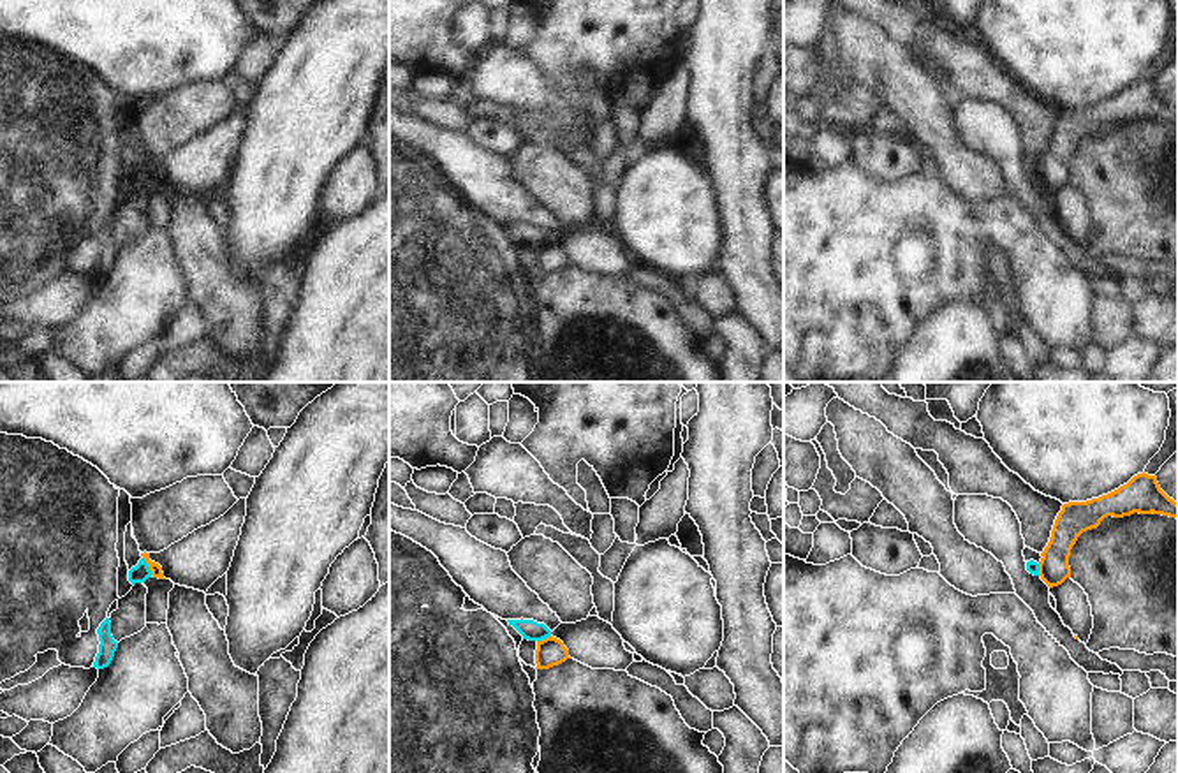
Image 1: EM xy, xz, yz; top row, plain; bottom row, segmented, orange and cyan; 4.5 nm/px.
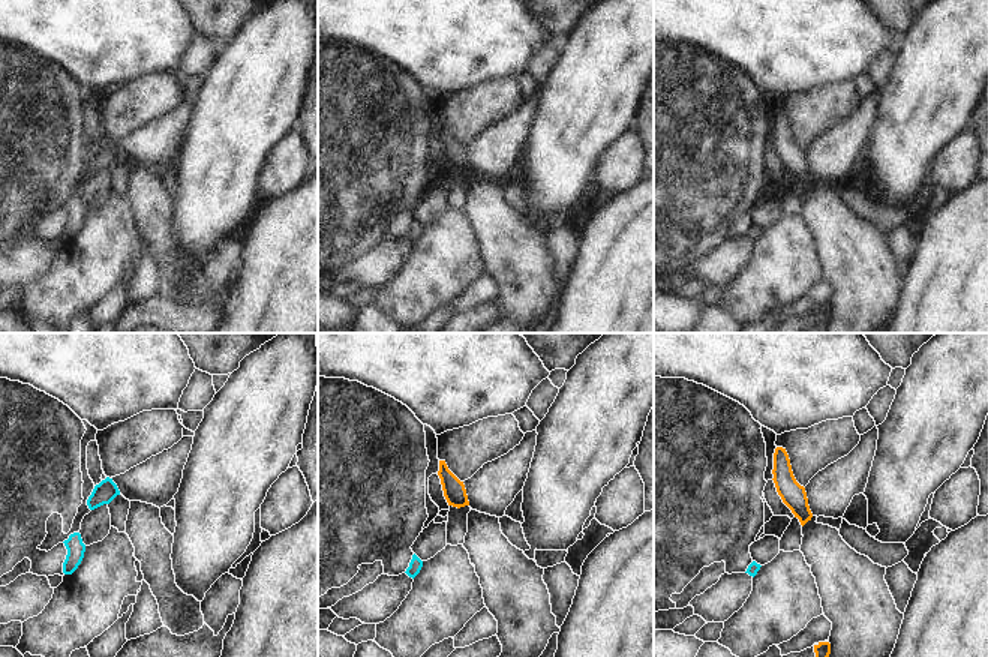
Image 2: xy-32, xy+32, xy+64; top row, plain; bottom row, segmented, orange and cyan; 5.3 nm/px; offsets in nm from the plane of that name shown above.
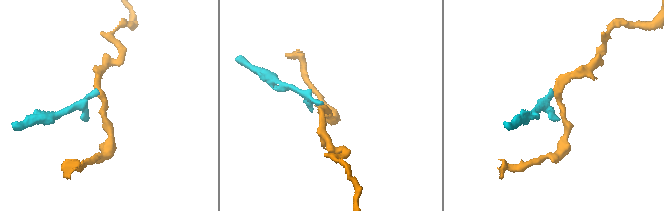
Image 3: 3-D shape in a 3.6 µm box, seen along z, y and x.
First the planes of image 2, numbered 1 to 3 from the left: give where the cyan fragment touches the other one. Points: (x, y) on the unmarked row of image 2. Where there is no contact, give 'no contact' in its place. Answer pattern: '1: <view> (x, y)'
1: no contact
2: no contact
3: no contact

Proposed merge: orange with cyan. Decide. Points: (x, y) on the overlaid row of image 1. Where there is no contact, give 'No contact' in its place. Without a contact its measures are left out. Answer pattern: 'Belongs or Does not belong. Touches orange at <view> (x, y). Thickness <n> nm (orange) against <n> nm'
Does not belong. Touches orange at xy (148, 566). Thickness 50 nm (orange) against 80 nm.

